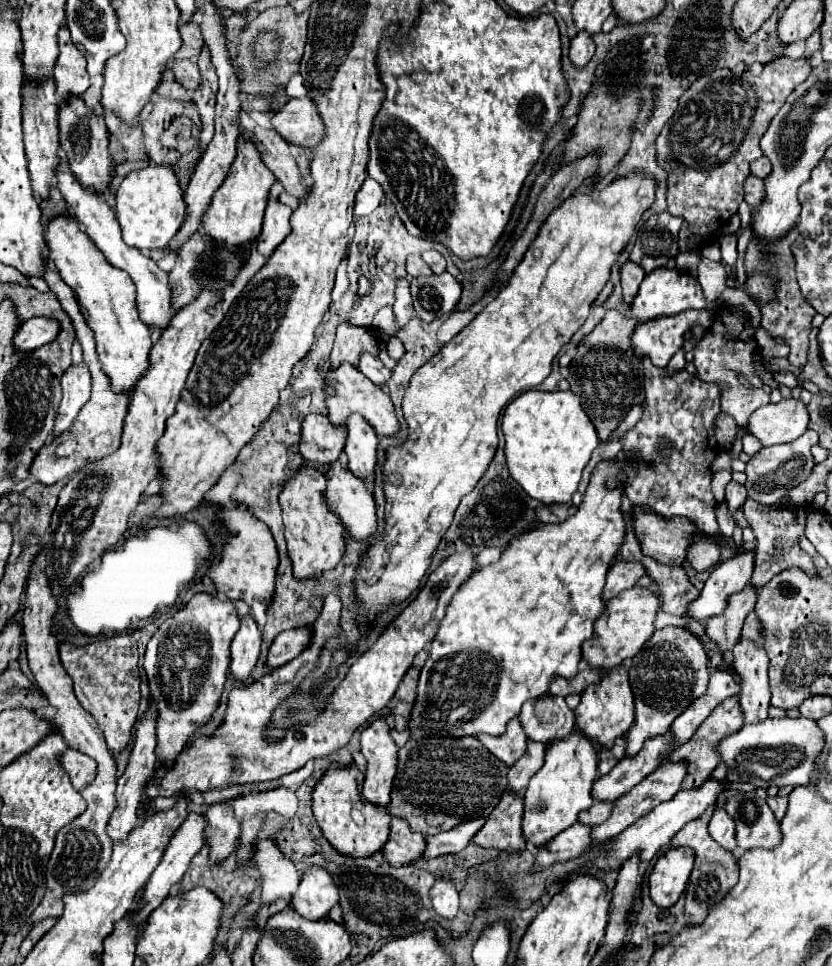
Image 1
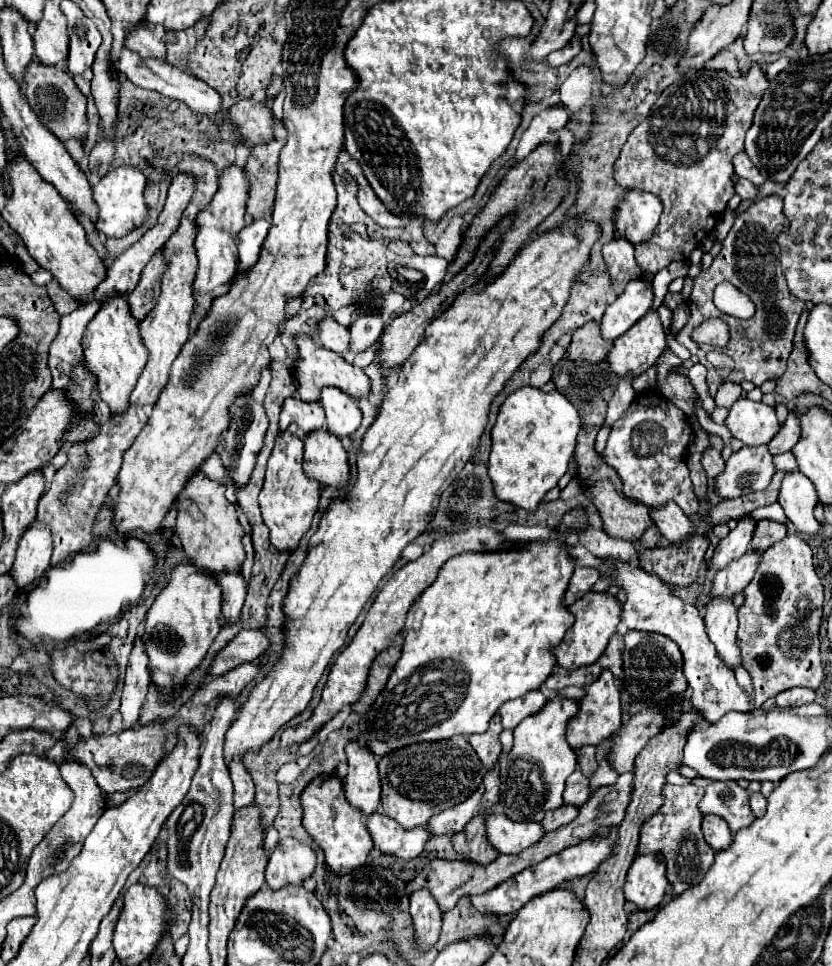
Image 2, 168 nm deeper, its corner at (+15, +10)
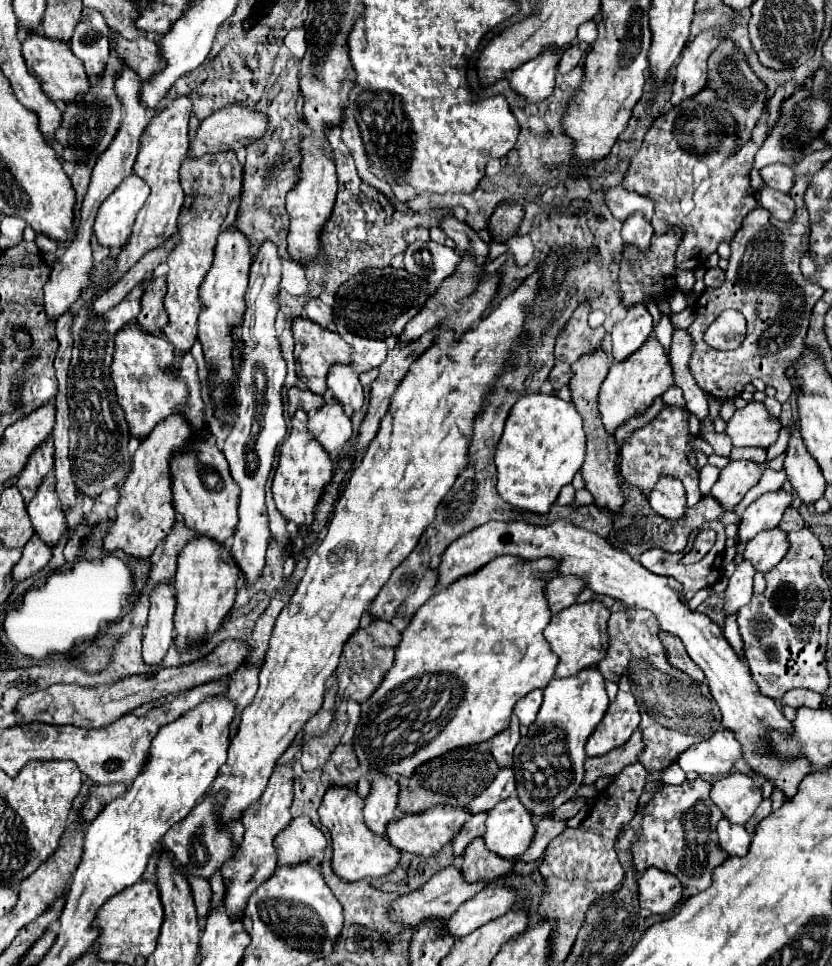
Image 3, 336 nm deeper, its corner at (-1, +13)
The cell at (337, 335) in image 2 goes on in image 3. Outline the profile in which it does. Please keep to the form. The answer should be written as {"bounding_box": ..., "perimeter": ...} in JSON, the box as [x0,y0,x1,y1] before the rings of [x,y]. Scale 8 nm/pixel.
{"bounding_box":[306,299,336,329],"perimeter":[[[312,299],[312,301],[308,301],[306,303],[306,313],[308,313],[308,317],[314,321],[314,323],[318,323],[322,329],[336,329],[336,325],[334,325],[334,311],[328,307],[328,305],[324,305],[320,299]]]}

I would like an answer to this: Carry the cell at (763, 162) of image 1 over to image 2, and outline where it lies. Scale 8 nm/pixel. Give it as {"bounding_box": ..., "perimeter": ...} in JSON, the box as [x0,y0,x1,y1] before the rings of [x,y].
{"bounding_box":[734,152,766,186],"perimeter":[[[740,152],[740,154],[734,156],[734,172],[736,172],[740,178],[750,180],[754,186],[762,186],[762,184],[766,182],[766,178],[758,172],[758,168],[750,162],[750,158],[748,158],[744,152]]]}

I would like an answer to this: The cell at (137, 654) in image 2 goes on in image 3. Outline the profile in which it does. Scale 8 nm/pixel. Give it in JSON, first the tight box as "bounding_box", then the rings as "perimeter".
{"bounding_box":[142,585,176,669],"perimeter":[[[160,585],[158,589],[152,591],[150,615],[142,641],[142,657],[148,669],[158,669],[166,657],[168,647],[172,645],[174,607],[176,599],[174,599],[174,589],[170,585]]]}

